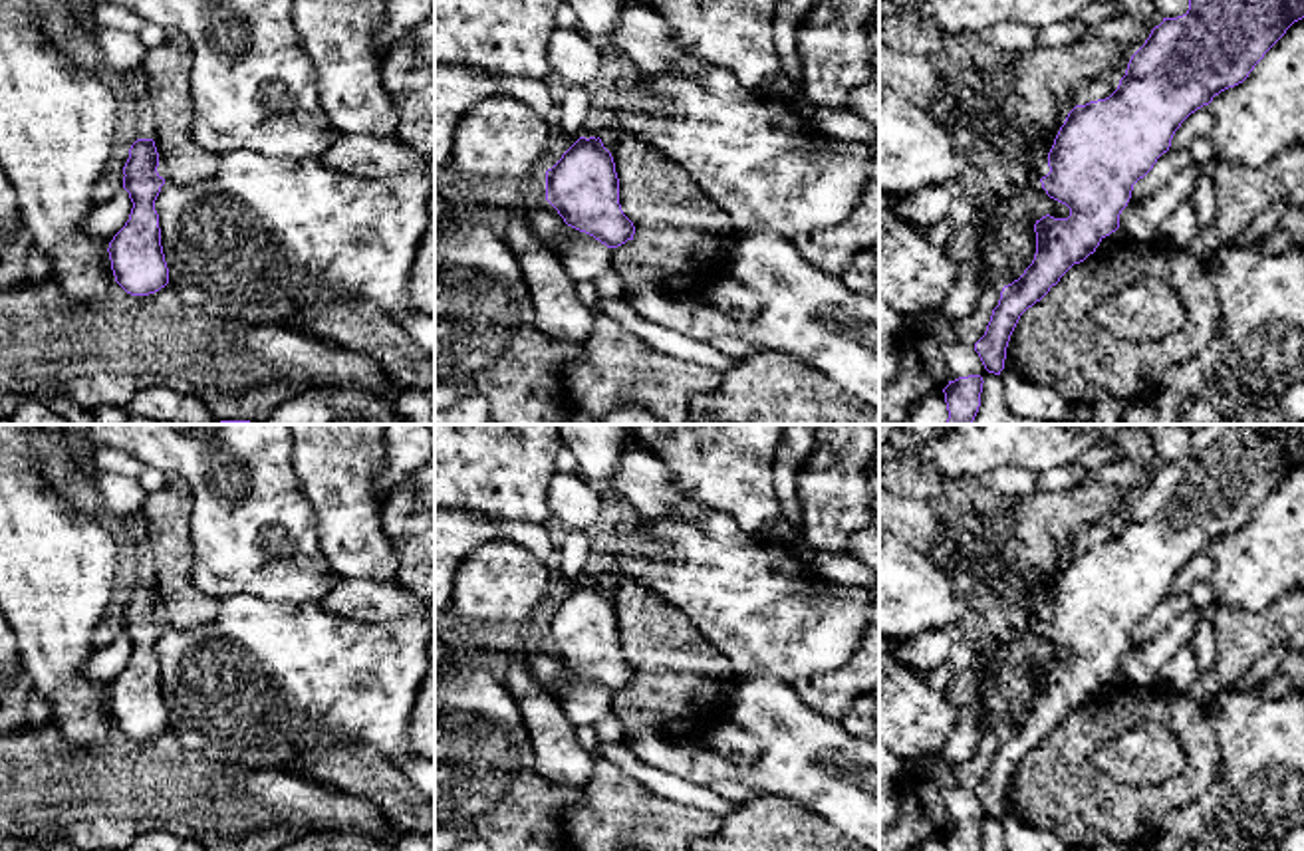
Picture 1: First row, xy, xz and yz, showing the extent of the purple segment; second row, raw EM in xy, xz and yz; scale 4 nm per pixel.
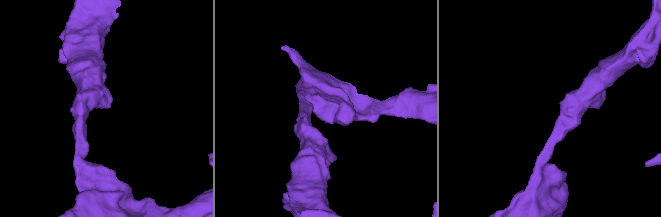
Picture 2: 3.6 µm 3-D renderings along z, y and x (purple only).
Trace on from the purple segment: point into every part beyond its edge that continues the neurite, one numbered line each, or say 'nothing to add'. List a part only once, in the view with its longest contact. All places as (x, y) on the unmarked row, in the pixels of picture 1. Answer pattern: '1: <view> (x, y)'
nothing to add

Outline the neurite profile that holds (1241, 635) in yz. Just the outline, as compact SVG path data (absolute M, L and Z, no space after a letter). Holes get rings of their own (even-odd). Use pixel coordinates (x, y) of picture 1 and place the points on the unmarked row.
M1304 589L1282 595L1258 613L1215 603L1213 619L1215 665L1211 670L1199 672L1187 690L1207 712L1223 690L1235 686L1256 657L1282 643L1304 649Z

